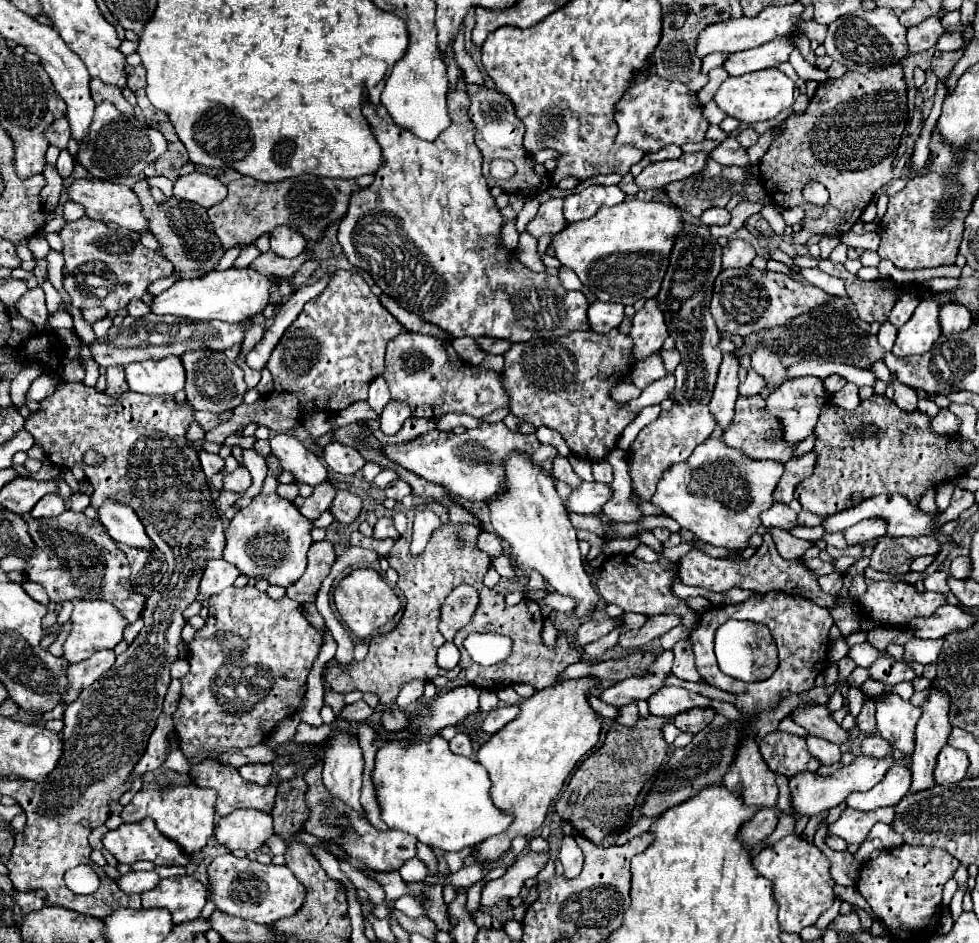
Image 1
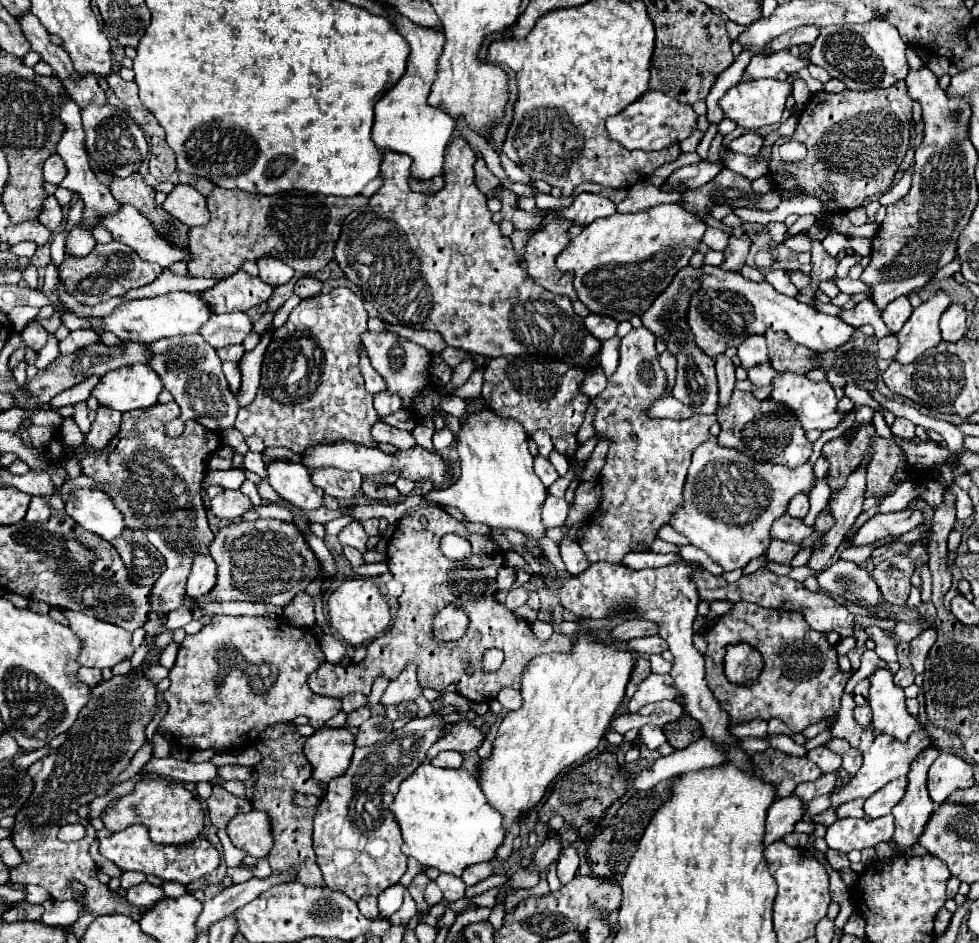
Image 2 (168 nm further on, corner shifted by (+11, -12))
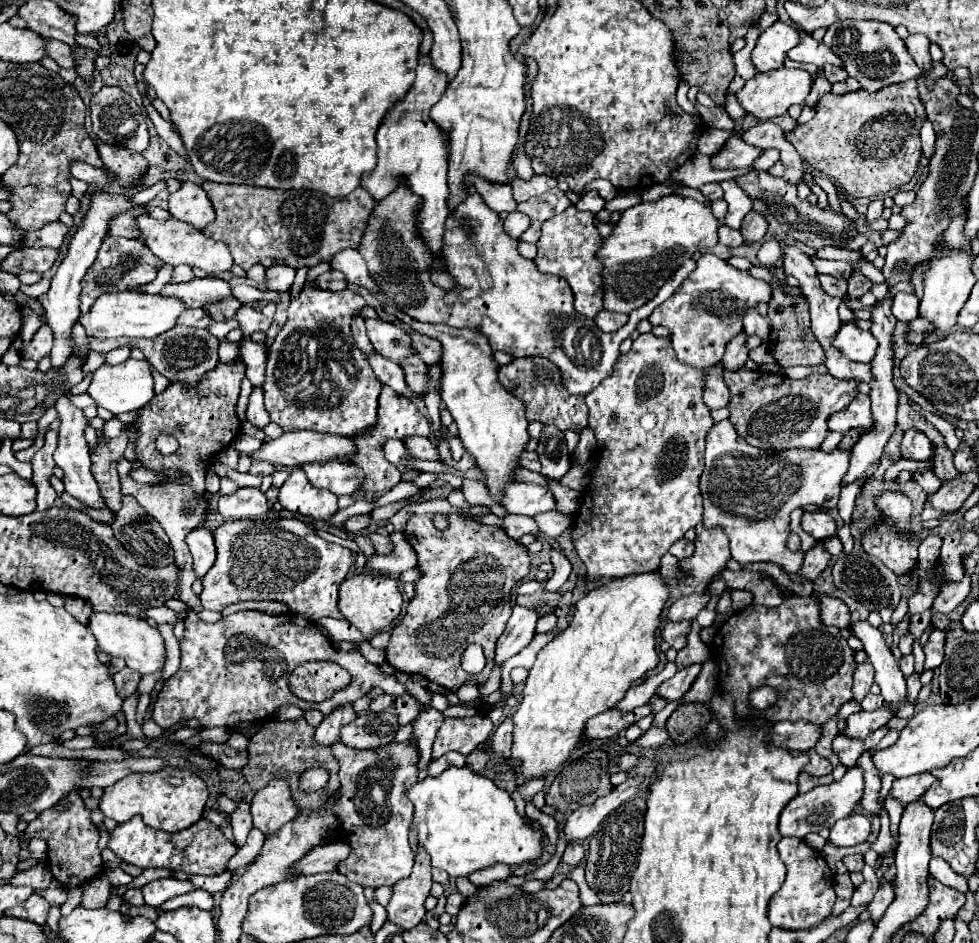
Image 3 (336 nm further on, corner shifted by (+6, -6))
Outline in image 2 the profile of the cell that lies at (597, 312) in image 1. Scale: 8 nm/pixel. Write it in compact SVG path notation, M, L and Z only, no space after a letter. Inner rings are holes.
M588 314L588 316L584 318L584 326L586 326L586 330L588 330L594 338L598 338L598 340L602 342L602 340L608 340L608 338L612 338L612 336L616 334L618 322L616 322L614 318L608 318L608 316Z

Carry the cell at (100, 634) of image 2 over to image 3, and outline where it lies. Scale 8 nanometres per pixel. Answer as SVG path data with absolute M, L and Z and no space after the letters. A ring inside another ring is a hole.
M95 612L91 616L89 628L93 636L99 642L99 648L107 652L113 658L123 658L129 668L137 670L139 674L153 674L163 670L165 666L165 642L163 636L159 634L157 628L149 626L147 620L139 616L129 616L129 614L107 614L107 612Z

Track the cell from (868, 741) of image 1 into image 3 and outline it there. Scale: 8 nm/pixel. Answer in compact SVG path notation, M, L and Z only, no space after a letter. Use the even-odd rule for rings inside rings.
M869 662L859 664L855 676L853 676L853 700L861 702L865 698L865 694L869 692L871 684L873 684L873 666Z

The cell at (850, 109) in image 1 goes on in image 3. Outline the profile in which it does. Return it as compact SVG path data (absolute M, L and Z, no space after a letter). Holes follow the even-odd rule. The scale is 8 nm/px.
M909 80L881 88L875 94L867 90L843 96L825 94L815 106L815 118L789 132L787 140L803 160L839 180L847 194L877 198L879 194L899 190L915 176L921 160L919 130L925 118L917 82Z

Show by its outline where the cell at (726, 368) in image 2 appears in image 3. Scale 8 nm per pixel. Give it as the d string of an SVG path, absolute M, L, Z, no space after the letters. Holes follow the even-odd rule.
M741 332L741 334L737 334L729 344L727 344L727 350L725 350L725 356L723 356L723 366L727 368L727 370L737 370L737 368L741 368L745 362L747 362L747 358L749 358L749 348L747 348L747 344L745 344L745 340L747 340L747 336L745 336L745 332Z

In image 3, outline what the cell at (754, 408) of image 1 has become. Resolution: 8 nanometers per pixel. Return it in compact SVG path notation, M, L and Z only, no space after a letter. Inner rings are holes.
M745 366L737 372L723 372L723 380L731 390L731 424L737 434L745 438L751 446L787 450L787 448L819 448L825 440L829 428L827 420L831 414L847 408L857 396L857 380L837 380L829 374L809 374L801 380L791 380L761 370L747 370ZM777 382L777 384L769 384Z

